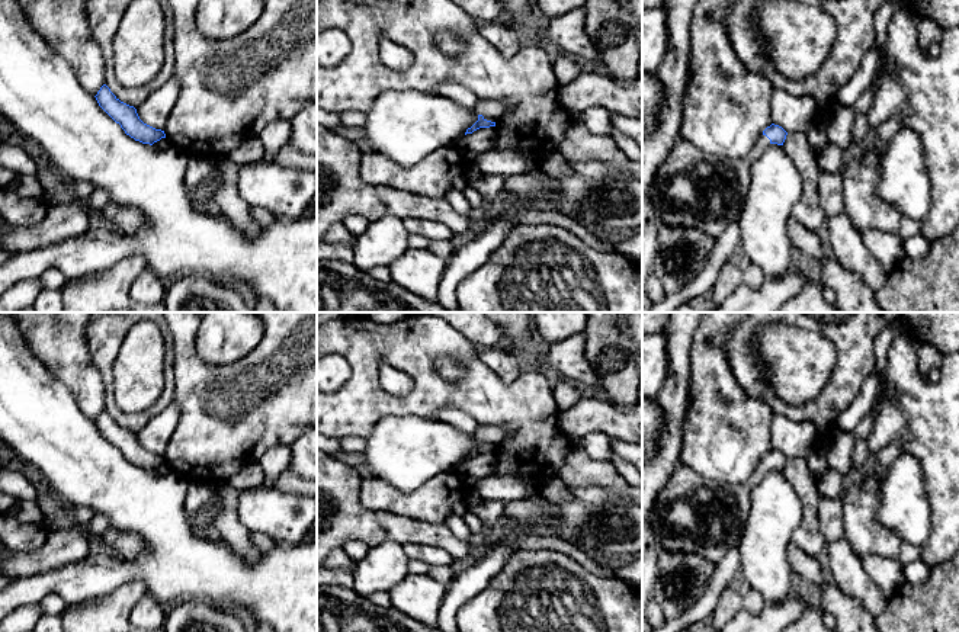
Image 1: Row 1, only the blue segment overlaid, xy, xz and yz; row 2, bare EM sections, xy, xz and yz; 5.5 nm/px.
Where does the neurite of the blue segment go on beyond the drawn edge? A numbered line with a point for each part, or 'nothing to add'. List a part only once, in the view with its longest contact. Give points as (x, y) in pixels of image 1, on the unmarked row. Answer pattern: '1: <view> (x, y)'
1: xz (491, 436)

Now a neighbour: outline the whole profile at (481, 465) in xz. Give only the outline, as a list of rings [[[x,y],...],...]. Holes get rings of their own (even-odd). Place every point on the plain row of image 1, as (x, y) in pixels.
[[[480,453],[472,459],[464,461],[456,472],[462,477],[466,487],[474,487],[480,479],[488,477],[497,468],[495,453]]]

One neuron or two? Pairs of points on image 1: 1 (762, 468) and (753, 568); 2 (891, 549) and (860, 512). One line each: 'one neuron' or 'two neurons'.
1: two neurons
2: one neuron

